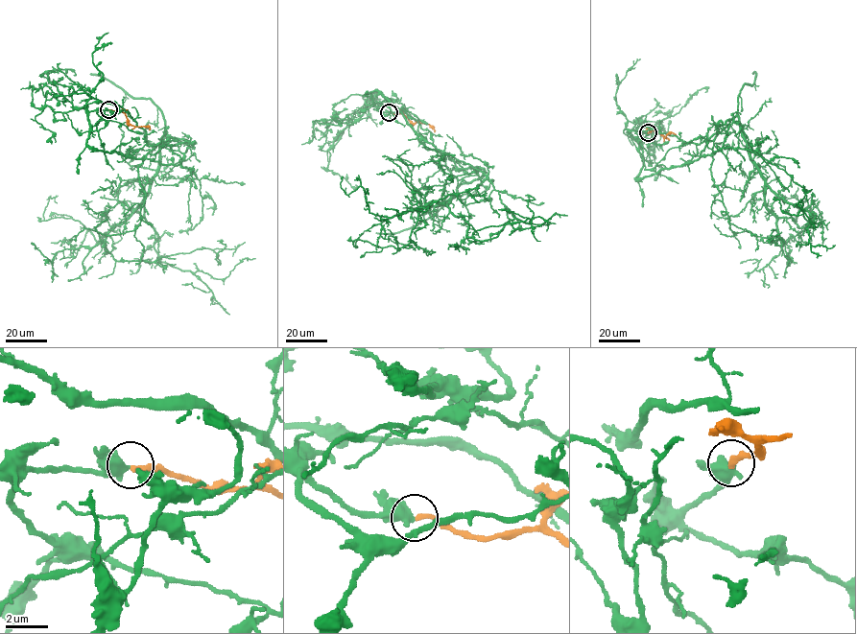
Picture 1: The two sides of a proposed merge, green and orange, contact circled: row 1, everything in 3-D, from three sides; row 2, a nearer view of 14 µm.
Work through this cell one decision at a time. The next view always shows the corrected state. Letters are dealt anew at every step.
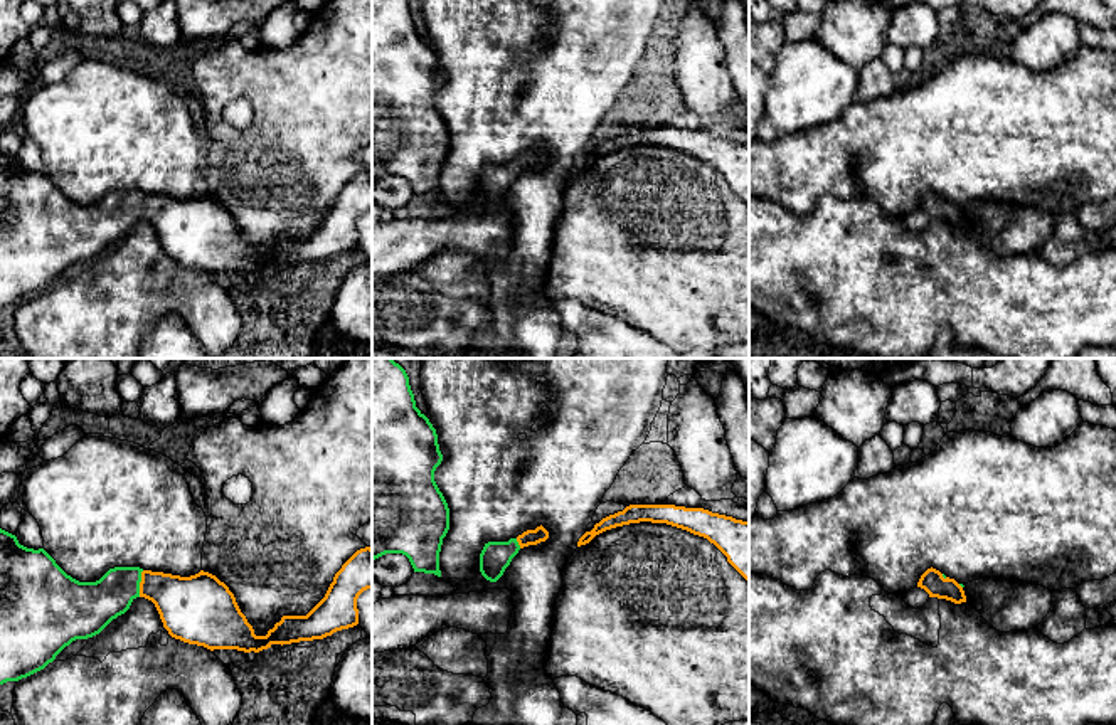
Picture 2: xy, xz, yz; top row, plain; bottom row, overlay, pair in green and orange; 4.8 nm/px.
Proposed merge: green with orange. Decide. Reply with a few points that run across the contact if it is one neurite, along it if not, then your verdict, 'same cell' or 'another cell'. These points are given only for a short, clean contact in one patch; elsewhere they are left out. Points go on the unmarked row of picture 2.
line xy (91, 229), (122, 207), (138, 207), (157, 209), (186, 227); same cell

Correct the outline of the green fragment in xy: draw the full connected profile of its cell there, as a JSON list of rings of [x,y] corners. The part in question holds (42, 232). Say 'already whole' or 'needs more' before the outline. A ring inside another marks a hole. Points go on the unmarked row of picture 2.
needs more; [[[0,151],[0,308],[44,293],[72,264],[99,257],[113,242],[125,237],[136,220],[155,227],[163,251],[175,262],[210,274],[259,276],[273,267],[323,262],[357,249],[357,222],[367,212],[372,212],[370,170],[357,173],[342,188],[325,220],[306,239],[283,239],[266,259],[256,259],[234,217],[209,195],[180,200],[140,190],[114,190],[96,205],[79,205],[67,198],[44,172],[27,172],[15,158]]]

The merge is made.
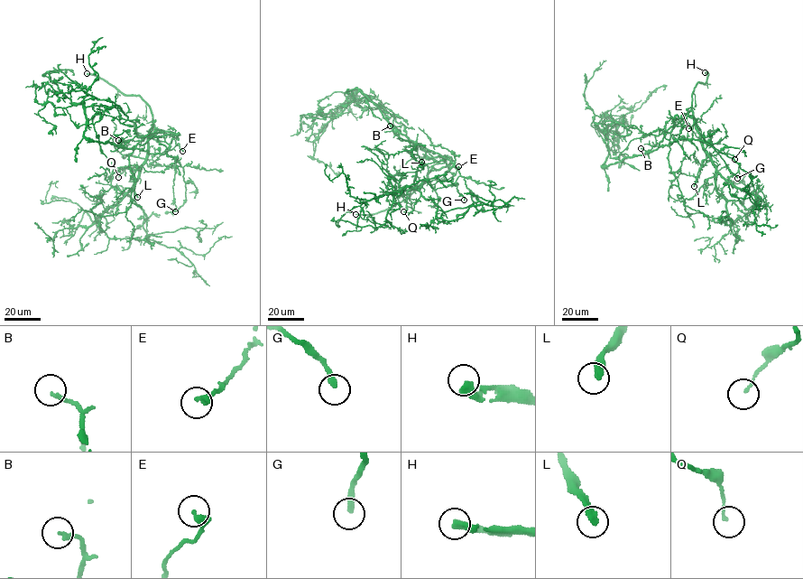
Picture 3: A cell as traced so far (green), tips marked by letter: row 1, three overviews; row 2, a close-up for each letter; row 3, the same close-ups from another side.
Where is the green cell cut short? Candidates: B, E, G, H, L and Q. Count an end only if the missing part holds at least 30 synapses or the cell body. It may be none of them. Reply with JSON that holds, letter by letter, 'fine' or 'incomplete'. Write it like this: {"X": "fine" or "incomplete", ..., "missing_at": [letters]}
{"B": "fine", "E": "fine", "G": "fine", "H": "incomplete", "L": "incomplete", "Q": "fine", "missing_at": ["H", "L"]}

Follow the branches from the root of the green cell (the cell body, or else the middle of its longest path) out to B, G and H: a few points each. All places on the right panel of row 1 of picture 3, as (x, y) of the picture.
B: (685, 116), (669, 132), (663, 131), (656, 135), (656, 144), (648, 152), (641, 148)
G: (685, 116), (691, 111), (703, 147), (712, 144), (711, 142), (708, 142), (710, 144), (737, 178)
H: (685, 116), (691, 107), (695, 85), (706, 82), (708, 74), (705, 72)

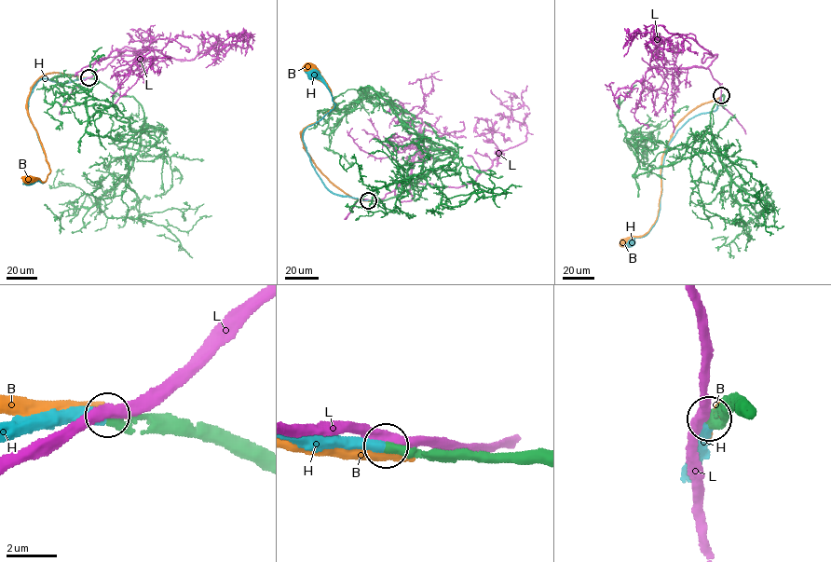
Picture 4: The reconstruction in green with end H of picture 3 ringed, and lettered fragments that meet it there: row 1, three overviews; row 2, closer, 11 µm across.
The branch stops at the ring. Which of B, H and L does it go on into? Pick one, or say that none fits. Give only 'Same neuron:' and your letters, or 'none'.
Same neuron: H

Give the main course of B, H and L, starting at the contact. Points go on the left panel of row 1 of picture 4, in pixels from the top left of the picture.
B: (89, 77), (55, 72), (46, 73), (32, 87), (27, 113), (50, 172), (45, 182), (29, 179)
H: (88, 77), (57, 82), (44, 77), (34, 89), (28, 102), (29, 117), (50, 172), (43, 183), (30, 181)
L: (88, 77), (125, 47), (191, 60), (215, 45), (245, 47), (251, 35), (236, 34), (248, 34), (252, 49)

